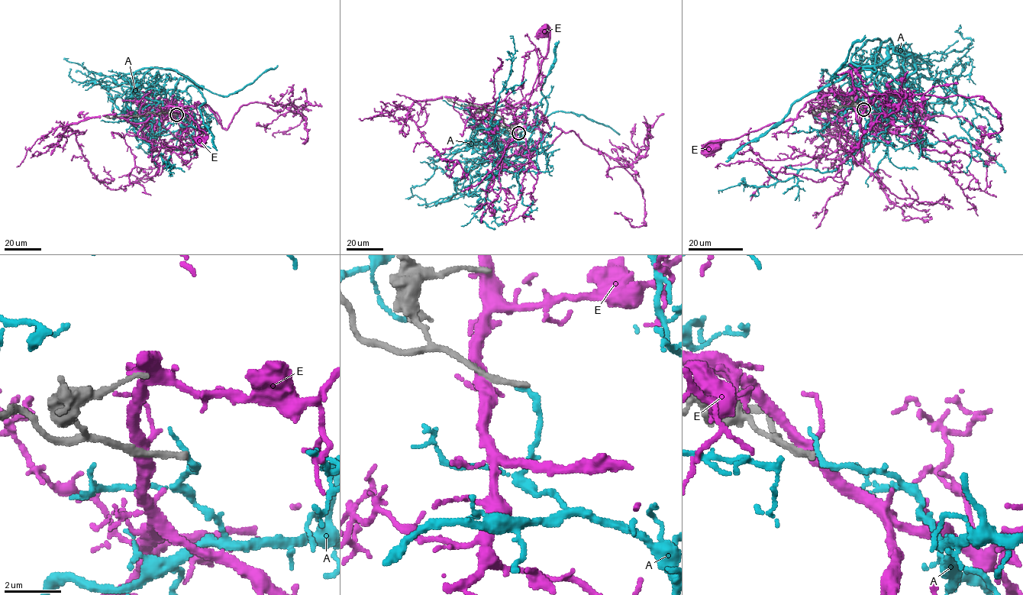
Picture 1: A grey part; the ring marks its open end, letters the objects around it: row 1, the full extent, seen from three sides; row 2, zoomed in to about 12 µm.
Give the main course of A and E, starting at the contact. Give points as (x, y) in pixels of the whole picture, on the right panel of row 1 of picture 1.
A: (863, 109), (889, 116), (915, 69), (911, 55), (889, 47), (877, 65), (850, 63), (831, 81), (865, 35)
E: (863, 109), (855, 101), (827, 92), (811, 99), (795, 119), (767, 124), (737, 138), (711, 142), (709, 147)

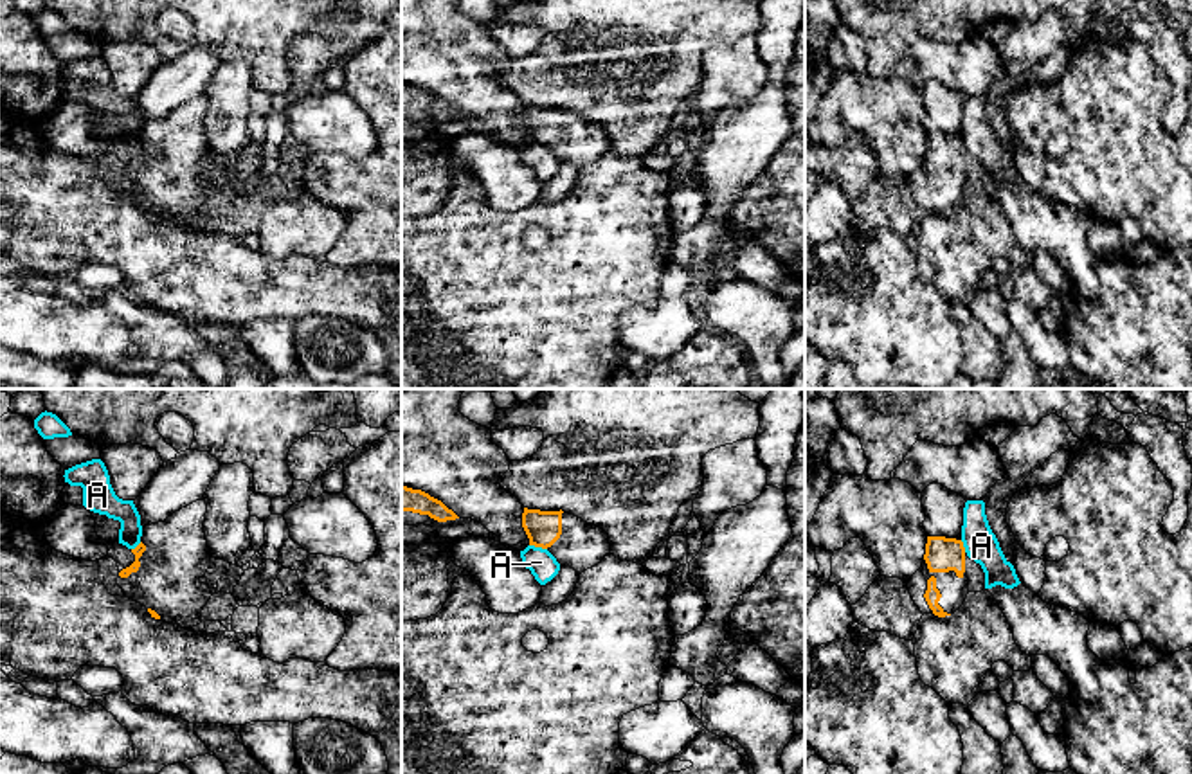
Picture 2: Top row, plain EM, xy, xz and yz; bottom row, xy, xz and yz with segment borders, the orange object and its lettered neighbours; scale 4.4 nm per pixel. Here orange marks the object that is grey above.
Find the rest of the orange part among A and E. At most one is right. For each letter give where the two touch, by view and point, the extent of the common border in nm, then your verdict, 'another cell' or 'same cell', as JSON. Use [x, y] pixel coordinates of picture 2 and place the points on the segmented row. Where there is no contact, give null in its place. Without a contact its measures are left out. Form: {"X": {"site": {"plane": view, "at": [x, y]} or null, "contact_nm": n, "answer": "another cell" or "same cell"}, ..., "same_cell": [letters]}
{"A": {"site": {"plane": "xz", "at": [539, 546]}, "contact_nm": 80, "answer": "another cell"}, "E": {"site": null, "answer": "another cell"}, "same_cell": []}

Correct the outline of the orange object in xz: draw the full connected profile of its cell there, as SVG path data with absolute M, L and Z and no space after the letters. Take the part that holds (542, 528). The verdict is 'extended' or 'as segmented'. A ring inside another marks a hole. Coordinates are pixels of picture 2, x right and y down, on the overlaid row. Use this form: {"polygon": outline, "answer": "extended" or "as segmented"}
{"polygon": "M524 508L522 527L529 545L547 549L560 567L571 567L578 574L598 565L610 553L609 536L603 529L562 509Z", "answer": "extended"}

